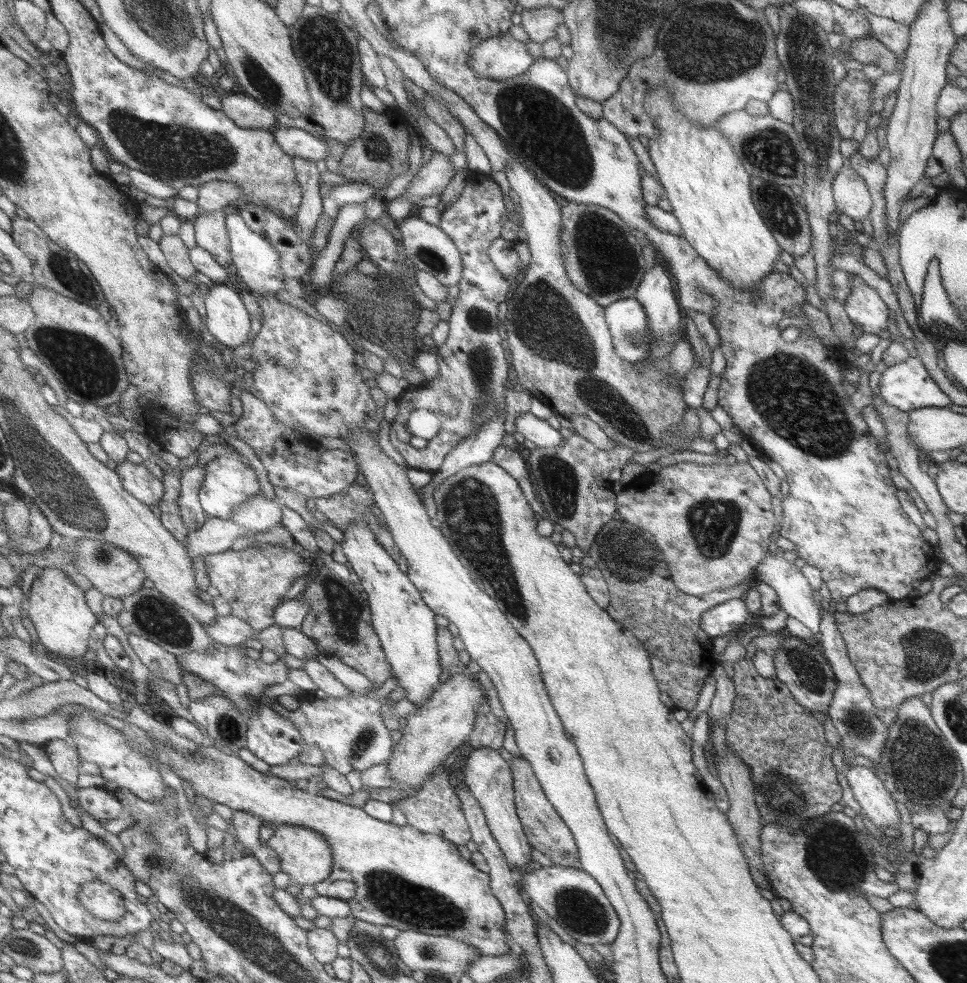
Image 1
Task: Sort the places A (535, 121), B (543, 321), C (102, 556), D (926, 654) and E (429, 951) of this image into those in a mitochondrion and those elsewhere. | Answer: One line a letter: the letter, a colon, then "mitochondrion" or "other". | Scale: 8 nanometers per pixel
A: mitochondrion
B: mitochondrion
C: mitochondrion
D: mitochondrion
E: mitochondrion

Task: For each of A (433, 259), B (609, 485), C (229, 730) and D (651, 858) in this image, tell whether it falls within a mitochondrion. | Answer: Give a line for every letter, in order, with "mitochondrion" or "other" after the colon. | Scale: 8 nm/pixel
A: mitochondrion
B: other
C: mitochondrion
D: other

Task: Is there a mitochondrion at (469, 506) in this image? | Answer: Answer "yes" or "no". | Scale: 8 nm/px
yes

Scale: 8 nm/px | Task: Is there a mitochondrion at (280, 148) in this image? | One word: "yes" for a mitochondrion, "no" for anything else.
no

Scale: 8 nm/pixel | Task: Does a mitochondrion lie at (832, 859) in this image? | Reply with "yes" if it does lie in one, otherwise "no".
yes

